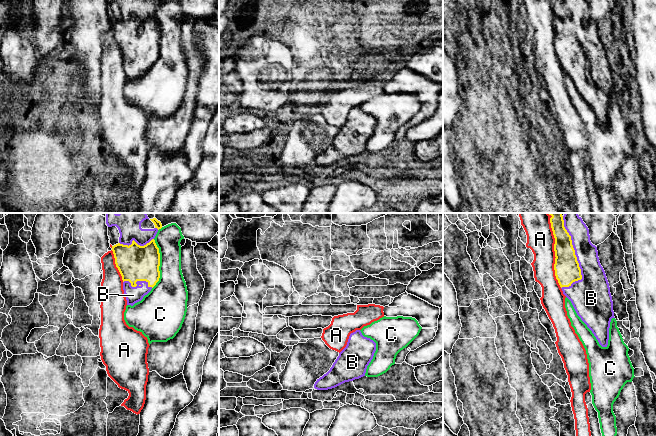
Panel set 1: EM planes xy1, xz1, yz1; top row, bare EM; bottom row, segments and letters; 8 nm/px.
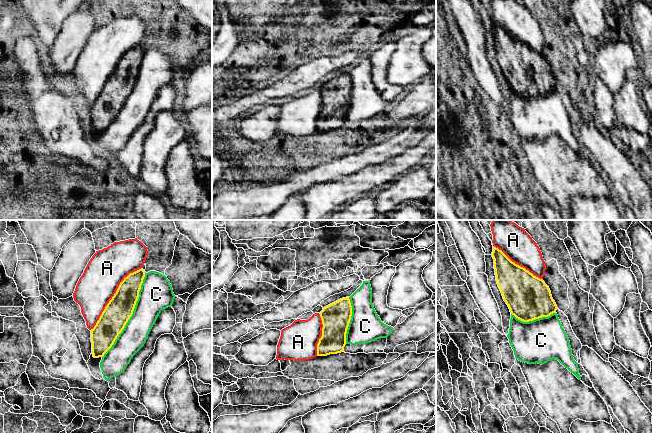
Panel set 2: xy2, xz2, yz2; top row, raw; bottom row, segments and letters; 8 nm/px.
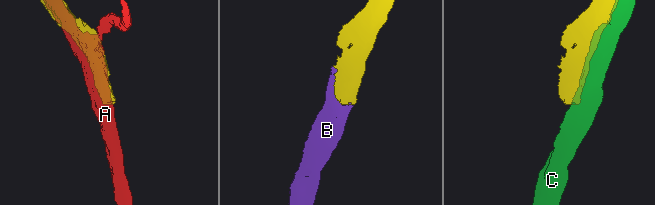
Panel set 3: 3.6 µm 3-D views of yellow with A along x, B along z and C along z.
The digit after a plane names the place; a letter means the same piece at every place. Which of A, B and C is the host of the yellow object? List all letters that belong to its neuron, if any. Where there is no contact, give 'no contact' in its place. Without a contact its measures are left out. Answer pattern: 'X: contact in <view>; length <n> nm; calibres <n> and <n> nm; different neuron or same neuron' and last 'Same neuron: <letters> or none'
A: contact in xy2; length 650 nm; calibres 220 and 320 nm; different neuron
B: contact in yz1; length 500 nm; calibres 200 and 240 nm; same neuron
C: contact in xy2; length 750 nm; calibres 220 and 260 nm; different neuron
Same neuron: B

